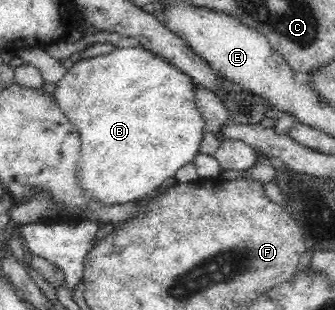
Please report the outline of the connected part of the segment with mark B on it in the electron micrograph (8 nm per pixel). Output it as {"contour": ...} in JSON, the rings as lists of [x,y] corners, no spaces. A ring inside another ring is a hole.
{"contour":[[[137,42],[119,44],[110,53],[76,62],[57,83],[56,104],[80,132],[79,181],[104,206],[136,201],[152,193],[178,169],[194,162],[205,135],[205,122],[198,112],[197,86],[177,67],[144,49]]]}

